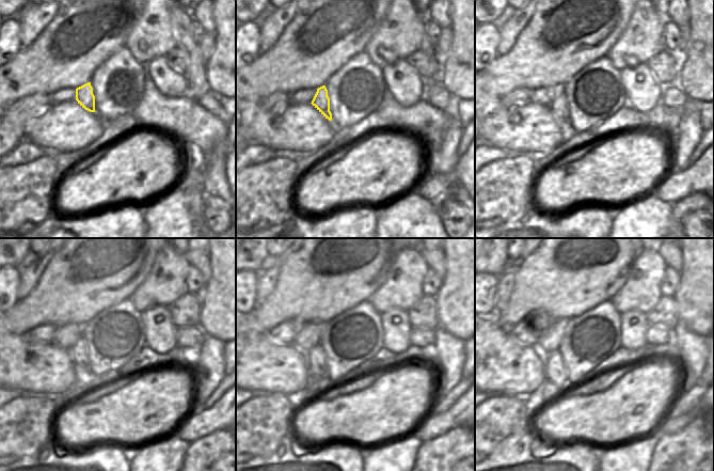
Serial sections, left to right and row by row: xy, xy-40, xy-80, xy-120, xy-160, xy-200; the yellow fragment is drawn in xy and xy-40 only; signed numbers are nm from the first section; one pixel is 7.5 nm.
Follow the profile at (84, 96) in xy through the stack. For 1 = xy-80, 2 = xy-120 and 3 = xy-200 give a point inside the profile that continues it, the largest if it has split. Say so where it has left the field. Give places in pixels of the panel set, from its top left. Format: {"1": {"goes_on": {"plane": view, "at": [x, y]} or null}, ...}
{"1": {"goes_on": {"plane": "xy-80", "at": [559, 107]}}, "2": {"goes_on": {"plane": "xy-120", "at": [79, 354]}}, "3": {"goes_on": {"plane": "xy-200", "at": [555, 372]}}}

